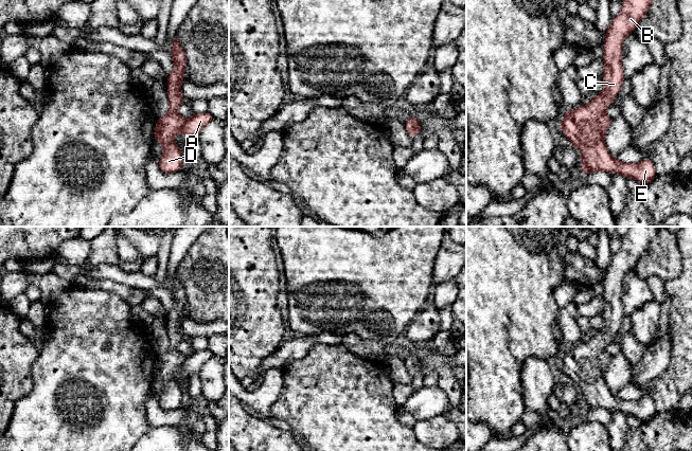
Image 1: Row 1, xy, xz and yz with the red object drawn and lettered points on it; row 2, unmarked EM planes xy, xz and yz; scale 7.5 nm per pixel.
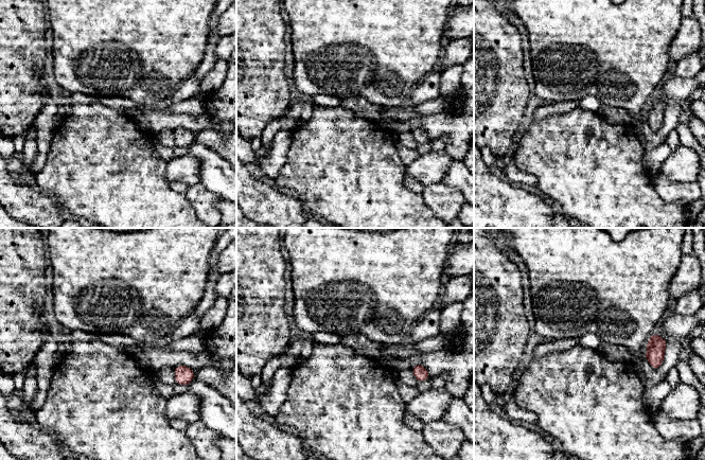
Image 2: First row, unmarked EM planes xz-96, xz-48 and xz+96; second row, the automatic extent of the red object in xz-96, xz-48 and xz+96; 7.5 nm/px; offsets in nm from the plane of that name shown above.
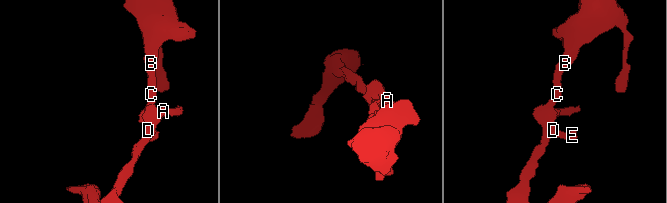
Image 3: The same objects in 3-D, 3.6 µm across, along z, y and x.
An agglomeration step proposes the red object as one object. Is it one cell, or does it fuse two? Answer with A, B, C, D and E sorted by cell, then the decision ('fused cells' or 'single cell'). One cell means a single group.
A B C D E | single cell

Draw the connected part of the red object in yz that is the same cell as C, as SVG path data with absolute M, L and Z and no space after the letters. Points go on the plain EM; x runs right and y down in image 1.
M629 227L628 233L622 237L621 249L611 256L603 281L604 327L588 342L581 342L563 351L561 367L574 385L581 387L581 404L584 413L604 408L609 411L620 411L625 416L636 416L641 421L650 420L657 413L650 396L642 397L640 400L623 400L615 397L608 390L604 374L611 358L606 351L606 346L623 323L624 309L621 294L624 276L634 269L646 252L658 228Z

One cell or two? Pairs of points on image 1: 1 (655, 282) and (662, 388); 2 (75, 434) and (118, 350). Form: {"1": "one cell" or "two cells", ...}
{"1": "two cells", "2": "one cell"}

